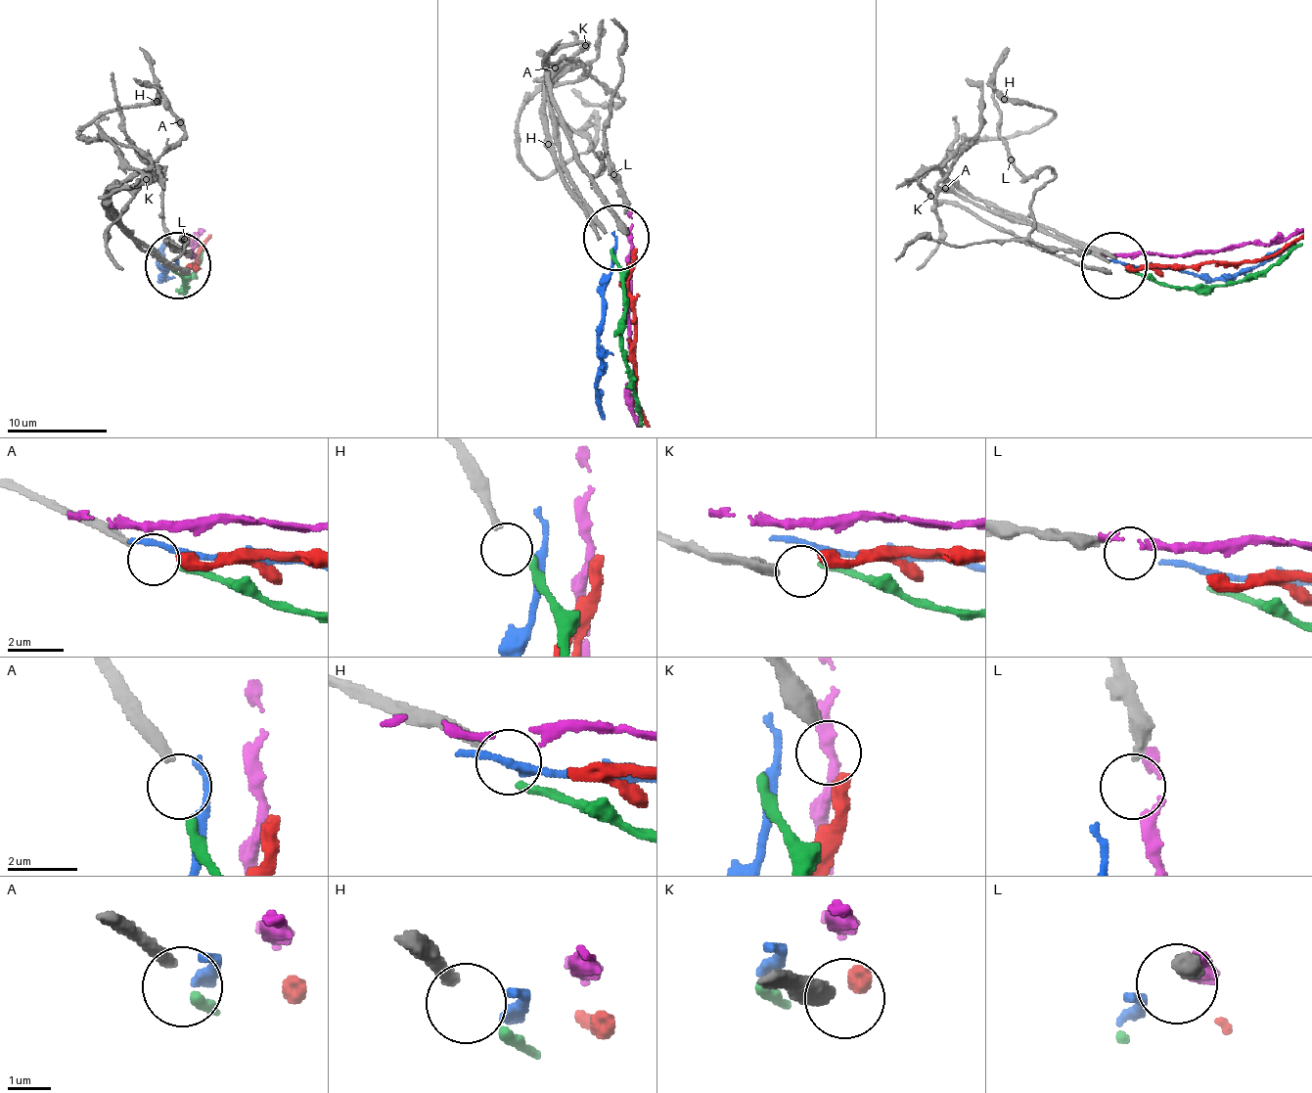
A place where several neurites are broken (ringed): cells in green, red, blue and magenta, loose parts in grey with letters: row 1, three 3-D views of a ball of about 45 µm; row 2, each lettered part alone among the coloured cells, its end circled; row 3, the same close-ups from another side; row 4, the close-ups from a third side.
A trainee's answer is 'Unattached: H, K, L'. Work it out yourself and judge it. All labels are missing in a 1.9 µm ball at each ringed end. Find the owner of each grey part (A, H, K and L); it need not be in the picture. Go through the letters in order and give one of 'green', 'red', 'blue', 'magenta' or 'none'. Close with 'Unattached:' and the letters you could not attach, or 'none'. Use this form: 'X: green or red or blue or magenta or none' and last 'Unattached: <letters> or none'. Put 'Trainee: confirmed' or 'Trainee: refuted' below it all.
A: green
H: none
K: none
L: none
Unattached: H, K, L
Trainee: confirmed

